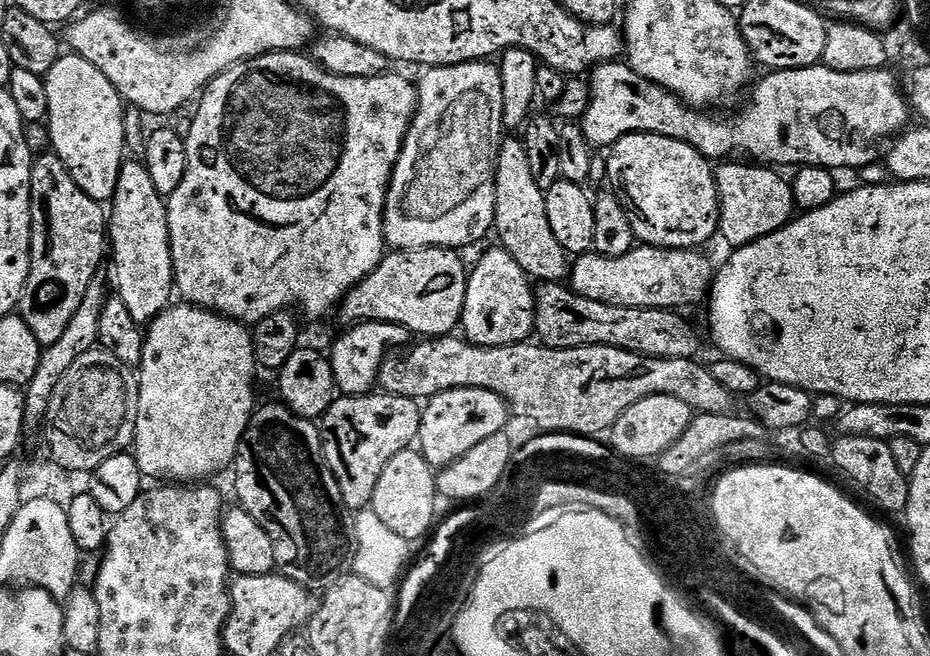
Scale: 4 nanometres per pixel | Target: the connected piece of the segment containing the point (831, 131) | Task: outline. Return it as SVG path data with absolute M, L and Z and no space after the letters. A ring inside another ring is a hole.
M626 62L597 64L590 73L592 98L586 114L582 117L582 127L589 144L596 150L611 149L623 136L653 132L694 146L694 150L698 150L712 162L735 157L732 156L735 152L749 152L753 161L763 162L768 166L821 164L822 167L833 170L864 168L875 162L876 148L872 144L856 144L856 136L860 140L880 140L883 136L895 138L910 124L910 103L905 89L896 85L895 74L888 71L887 67L883 67L865 72L839 72L824 67L823 63L809 68L772 70L767 73L765 80L755 81L751 89L752 101L744 110L733 120L723 120L720 116L711 116L711 111L685 104L670 90L642 78L642 74L638 74Z

